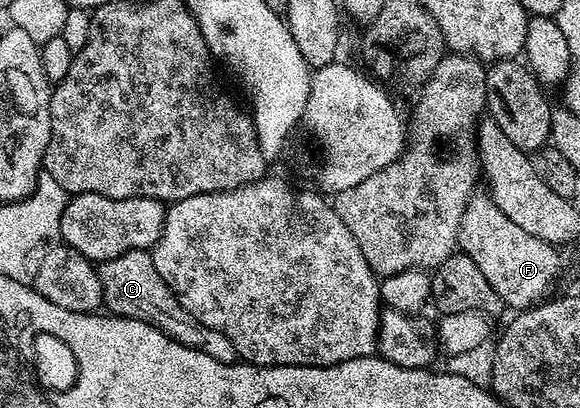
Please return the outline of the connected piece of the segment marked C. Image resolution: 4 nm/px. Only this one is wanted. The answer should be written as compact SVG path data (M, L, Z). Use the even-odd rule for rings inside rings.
M146 249L131 250L119 254L119 258L104 261L100 265L101 285L105 295L104 307L114 316L126 316L128 320L146 320L160 332L165 332L188 348L199 350L215 362L232 364L238 359L235 346L227 334L214 328L203 326L186 308L177 301L177 295L163 282L163 278L153 269L152 255Z

